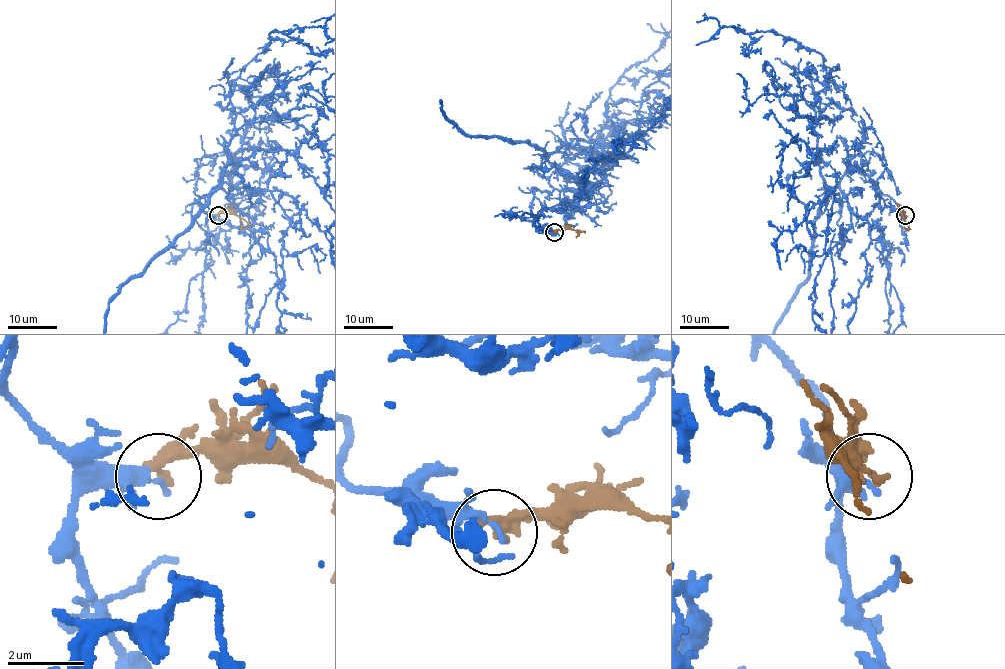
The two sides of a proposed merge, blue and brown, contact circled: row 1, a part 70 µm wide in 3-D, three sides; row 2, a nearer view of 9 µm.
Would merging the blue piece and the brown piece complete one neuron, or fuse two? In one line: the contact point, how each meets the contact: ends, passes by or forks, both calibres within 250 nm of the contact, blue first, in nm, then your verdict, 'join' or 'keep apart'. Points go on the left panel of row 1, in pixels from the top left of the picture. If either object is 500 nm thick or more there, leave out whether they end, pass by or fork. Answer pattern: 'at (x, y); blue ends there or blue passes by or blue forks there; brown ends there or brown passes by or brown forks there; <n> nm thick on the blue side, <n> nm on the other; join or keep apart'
at (218, 215); blue ends there; brown ends there; 220 nm thick on the blue side, 300 nm on the other; join

